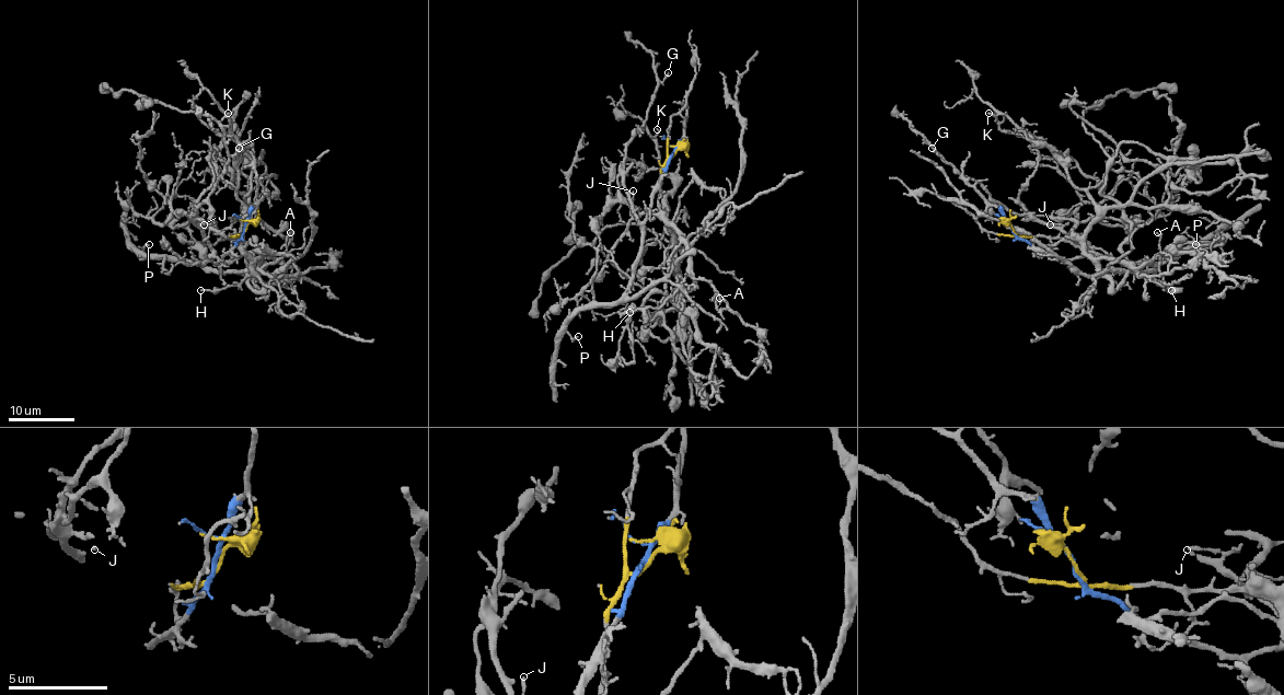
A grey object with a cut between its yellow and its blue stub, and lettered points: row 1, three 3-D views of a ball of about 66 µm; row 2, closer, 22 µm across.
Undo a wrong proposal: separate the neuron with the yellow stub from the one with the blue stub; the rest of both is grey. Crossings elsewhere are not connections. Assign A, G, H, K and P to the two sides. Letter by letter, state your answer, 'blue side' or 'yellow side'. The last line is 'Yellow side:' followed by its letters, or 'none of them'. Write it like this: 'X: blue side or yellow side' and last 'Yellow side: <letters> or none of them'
A: yellow side
G: yellow side
H: yellow side
K: yellow side
P: blue side
Yellow side: A, G, H, K

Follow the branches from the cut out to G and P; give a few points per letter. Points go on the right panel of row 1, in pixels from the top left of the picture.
G: (1011, 229), (1018, 236), (1073, 236), (1075, 222), (1050, 216), (1008, 211), (979, 182), (960, 175), (932, 147)
P: (1011, 229), (1020, 239), (1055, 256), (1097, 255), (1124, 262), (1159, 262), (1196, 245)

